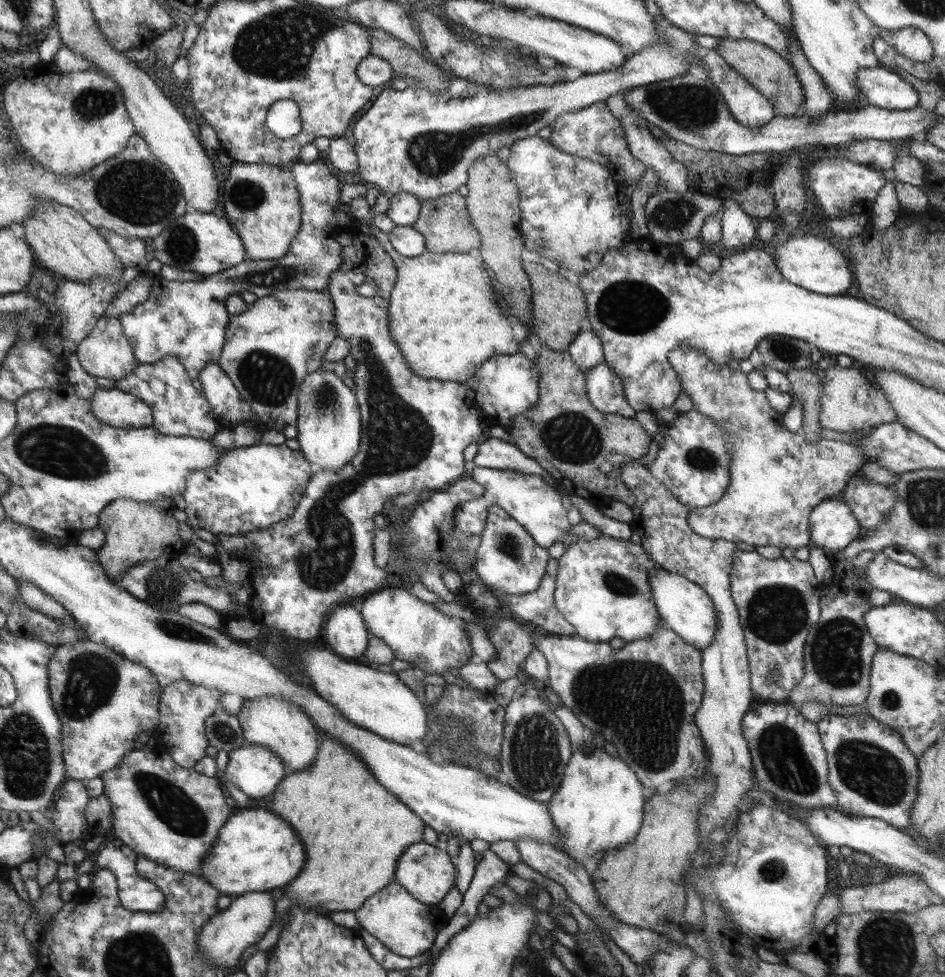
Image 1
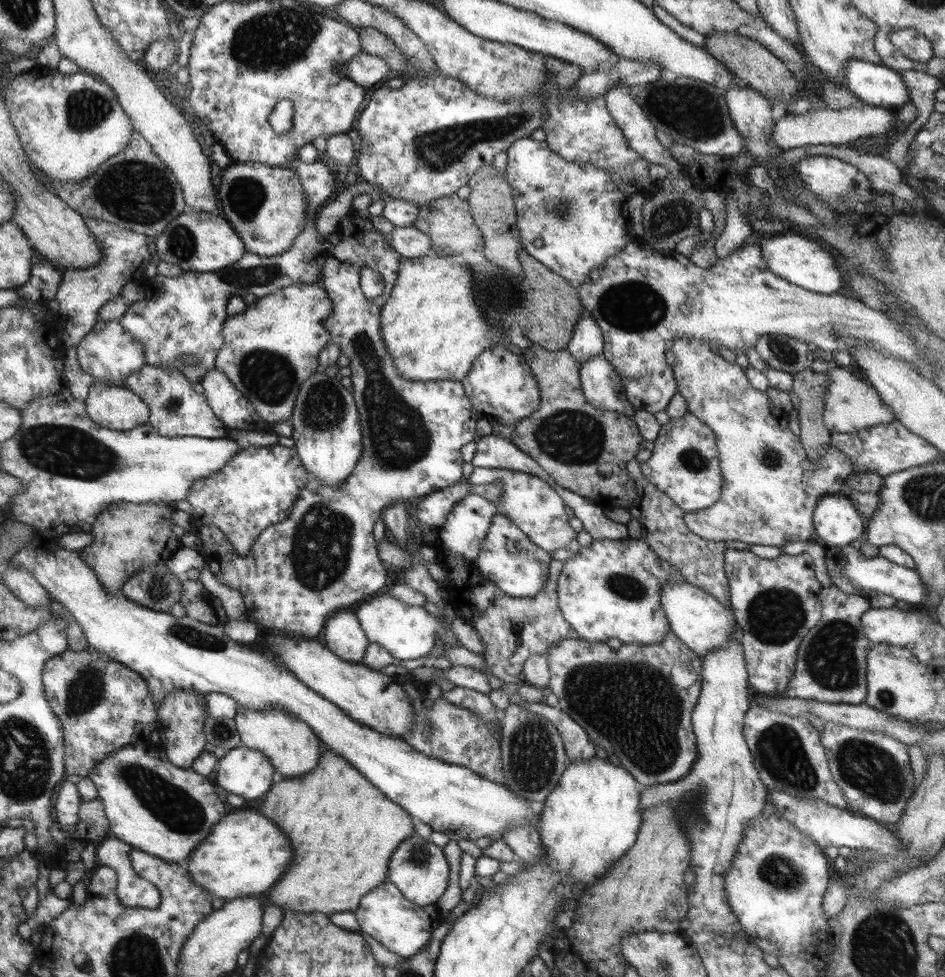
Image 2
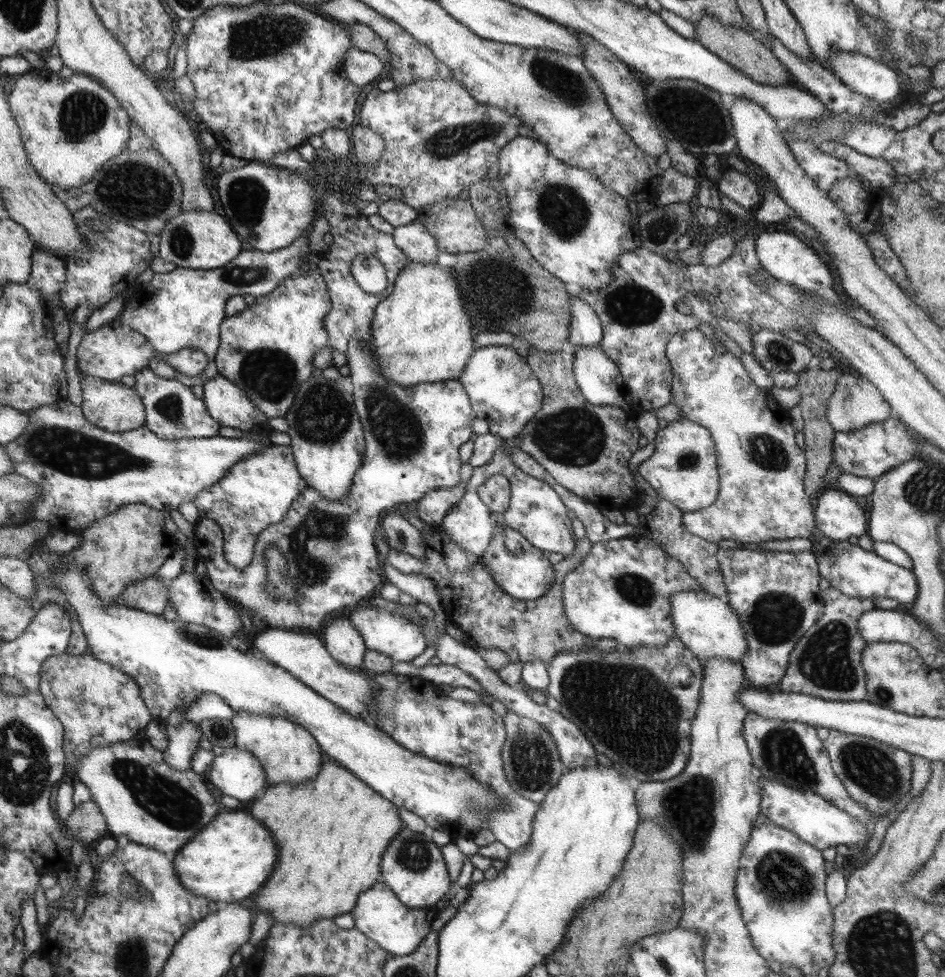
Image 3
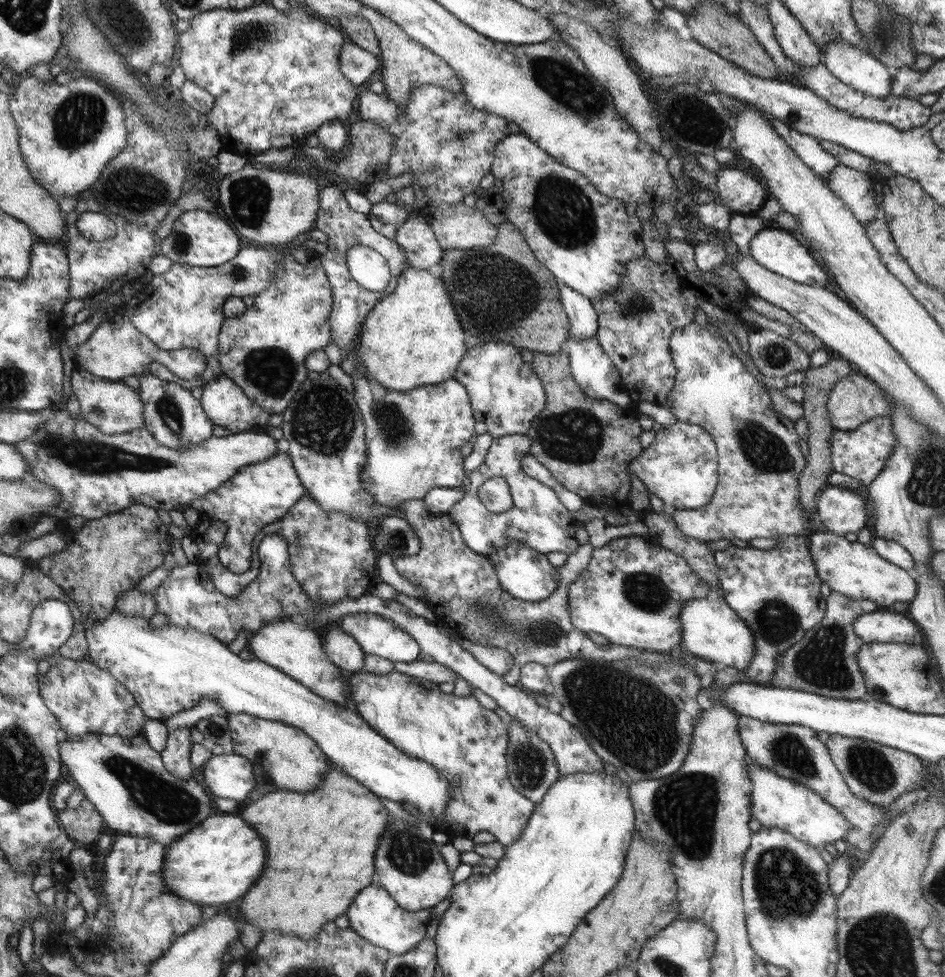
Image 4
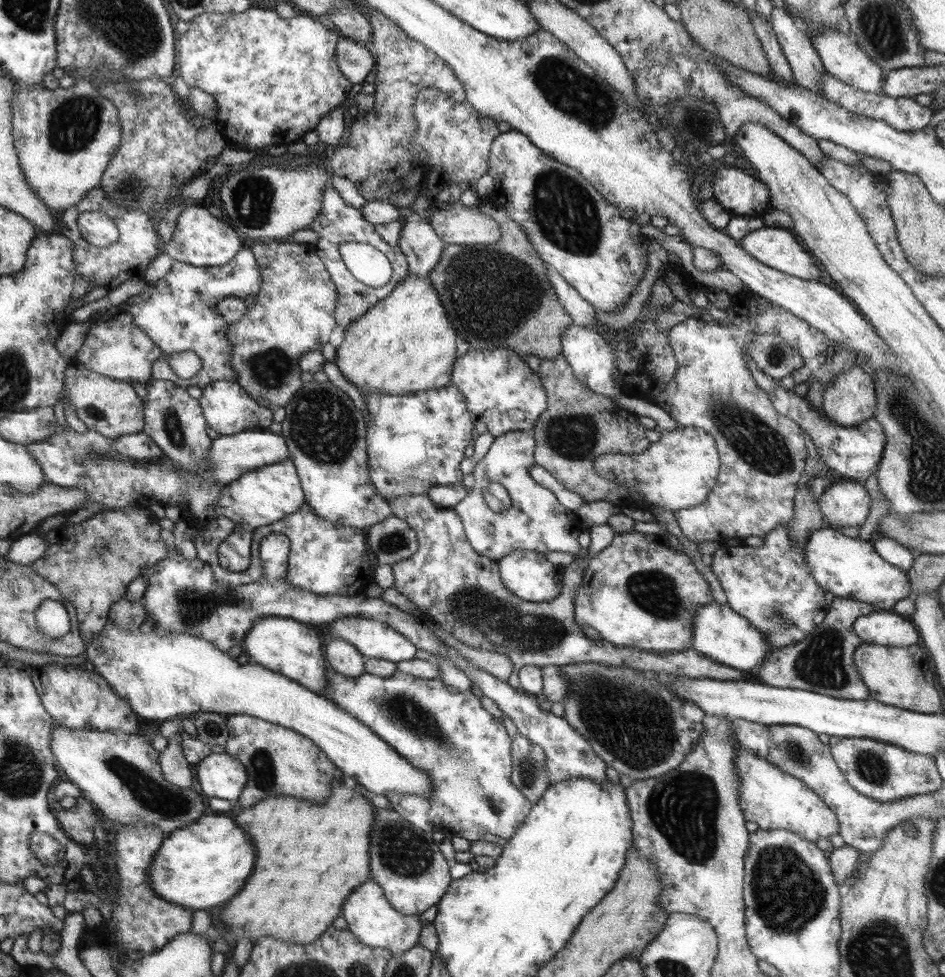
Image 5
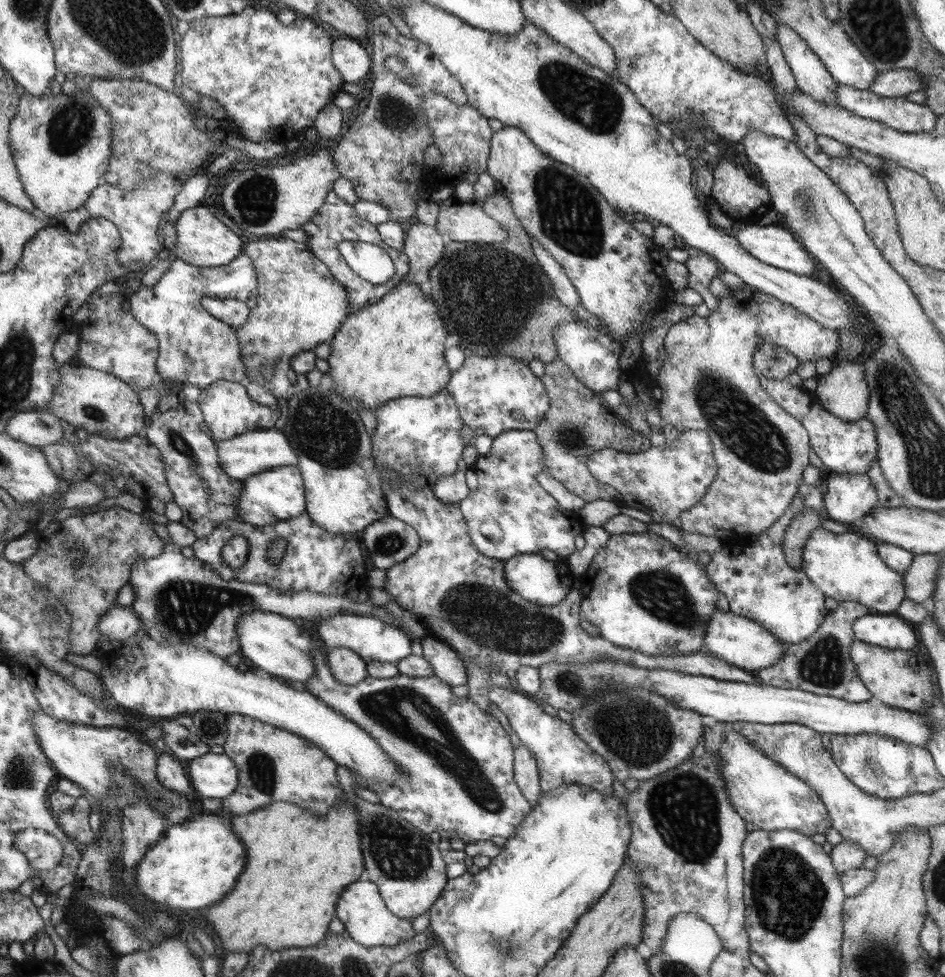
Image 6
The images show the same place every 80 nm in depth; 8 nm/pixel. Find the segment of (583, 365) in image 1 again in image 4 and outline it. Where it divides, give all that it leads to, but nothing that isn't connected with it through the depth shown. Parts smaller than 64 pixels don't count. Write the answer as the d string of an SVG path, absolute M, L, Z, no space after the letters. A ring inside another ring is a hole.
M562 281L557 282L560 302L569 318L569 337L595 337L599 327L598 311L592 301Z

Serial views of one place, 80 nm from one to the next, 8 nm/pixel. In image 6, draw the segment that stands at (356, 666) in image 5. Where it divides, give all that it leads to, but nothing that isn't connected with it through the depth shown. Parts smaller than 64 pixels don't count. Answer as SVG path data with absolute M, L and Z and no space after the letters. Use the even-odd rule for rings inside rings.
M331 648L328 665L342 684L358 684L368 676L368 663L349 648Z

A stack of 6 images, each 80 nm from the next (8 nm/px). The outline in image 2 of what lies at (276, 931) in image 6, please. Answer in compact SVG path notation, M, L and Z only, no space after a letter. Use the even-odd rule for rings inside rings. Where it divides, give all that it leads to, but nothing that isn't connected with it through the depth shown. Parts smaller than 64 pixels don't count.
M329 748L322 753L319 766L313 772L297 778L277 779L265 795L264 803L260 804L257 811L273 820L294 848L290 868L286 868L282 880L278 880L278 884L274 884L274 888L264 895L266 904L279 906L284 913L287 910L328 916L334 912L354 913L364 896L388 880L390 857L396 852L396 847L404 842L405 838L416 833L412 816L406 809L384 796L345 758Z

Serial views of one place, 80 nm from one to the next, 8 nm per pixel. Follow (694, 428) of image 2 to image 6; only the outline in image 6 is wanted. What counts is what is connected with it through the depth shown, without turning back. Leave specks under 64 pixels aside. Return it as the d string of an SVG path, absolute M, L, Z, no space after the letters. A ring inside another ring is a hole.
M687 430L664 446L653 446L645 452L628 453L612 448L594 452L586 461L588 470L601 483L615 488L622 496L622 505L652 516L654 523L680 525L680 514L692 509L706 494L717 475L717 462L706 432Z

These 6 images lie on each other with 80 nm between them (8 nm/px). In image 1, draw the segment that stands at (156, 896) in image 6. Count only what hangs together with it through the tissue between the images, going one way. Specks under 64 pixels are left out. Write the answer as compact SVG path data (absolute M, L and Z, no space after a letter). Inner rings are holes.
M241 808L232 816L229 816L222 827L222 838L218 838L212 852L206 856L205 866L200 871L200 877L214 886L222 896L245 895L250 892L275 892L276 888L288 884L292 878L298 876L302 864L304 864L304 848L300 838L292 832L288 822L276 812L258 808L258 810L246 810Z

